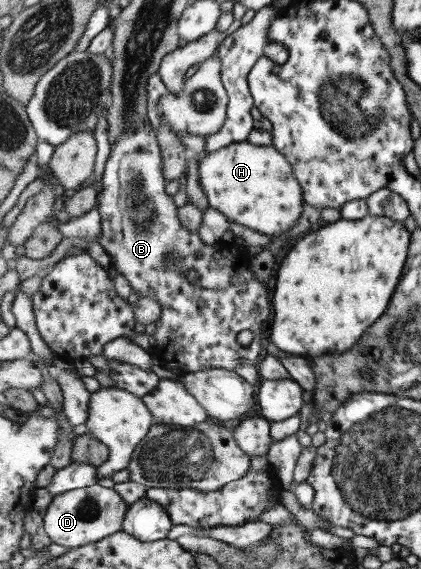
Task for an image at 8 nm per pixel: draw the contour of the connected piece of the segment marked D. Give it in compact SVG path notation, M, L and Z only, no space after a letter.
M97 484L53 497L44 513L44 524L46 532L54 543L71 549L99 542L119 533L123 530L123 521L129 510L130 504L114 487Z

